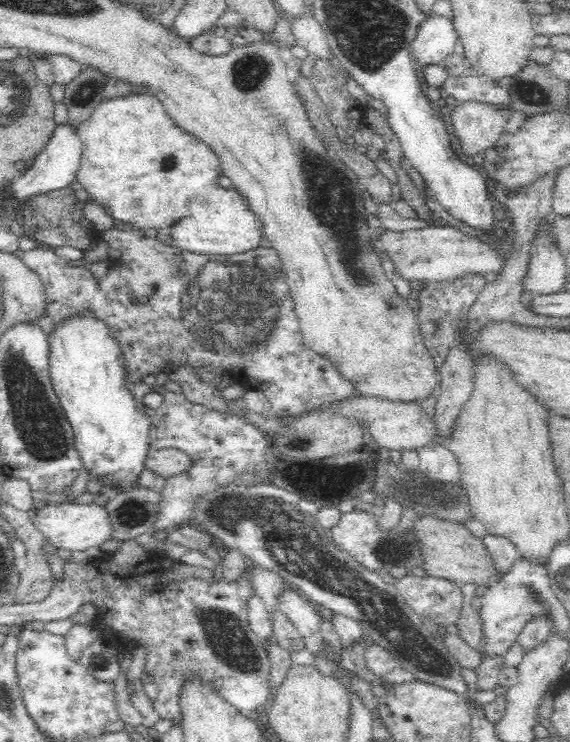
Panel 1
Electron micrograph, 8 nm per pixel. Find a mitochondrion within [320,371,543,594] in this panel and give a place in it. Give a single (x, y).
(383, 556)

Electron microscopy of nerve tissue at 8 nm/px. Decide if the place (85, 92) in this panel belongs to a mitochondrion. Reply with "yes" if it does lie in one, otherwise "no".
yes

